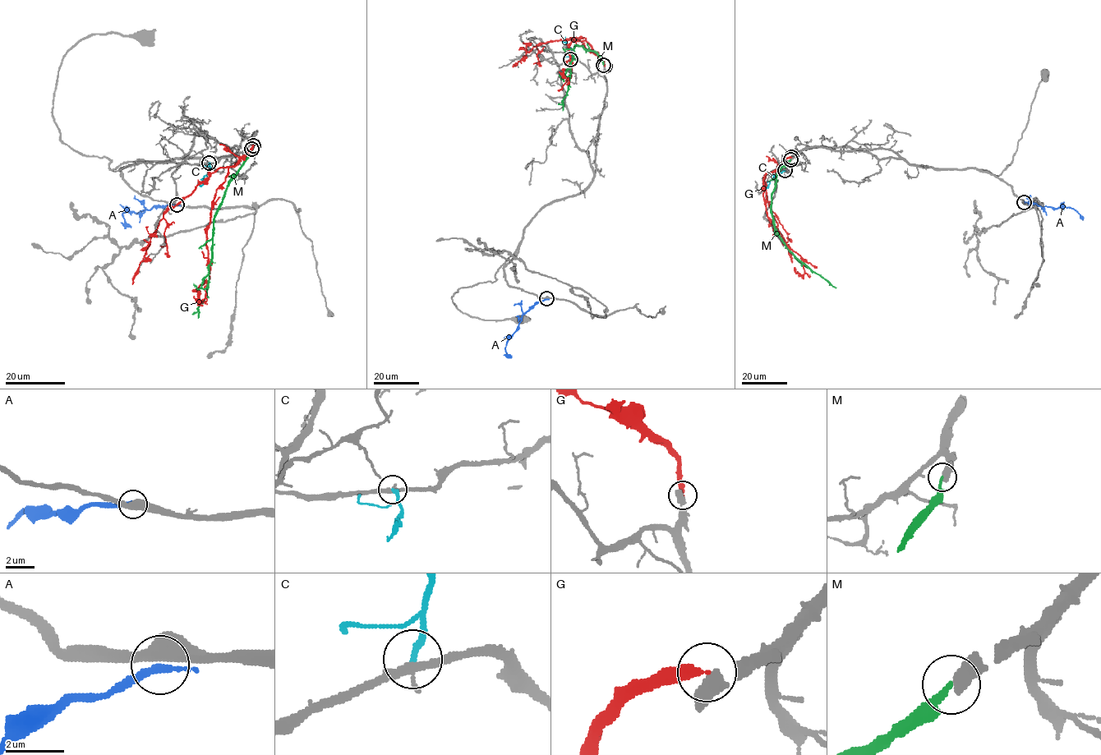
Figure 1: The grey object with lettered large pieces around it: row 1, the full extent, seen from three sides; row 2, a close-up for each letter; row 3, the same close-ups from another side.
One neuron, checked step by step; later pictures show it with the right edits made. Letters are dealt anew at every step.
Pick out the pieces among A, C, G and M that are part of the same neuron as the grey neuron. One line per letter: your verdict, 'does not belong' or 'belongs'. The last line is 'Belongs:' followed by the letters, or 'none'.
A: does not belong
C: does not belong
G: does not belong
M: belongs
Belongs: M

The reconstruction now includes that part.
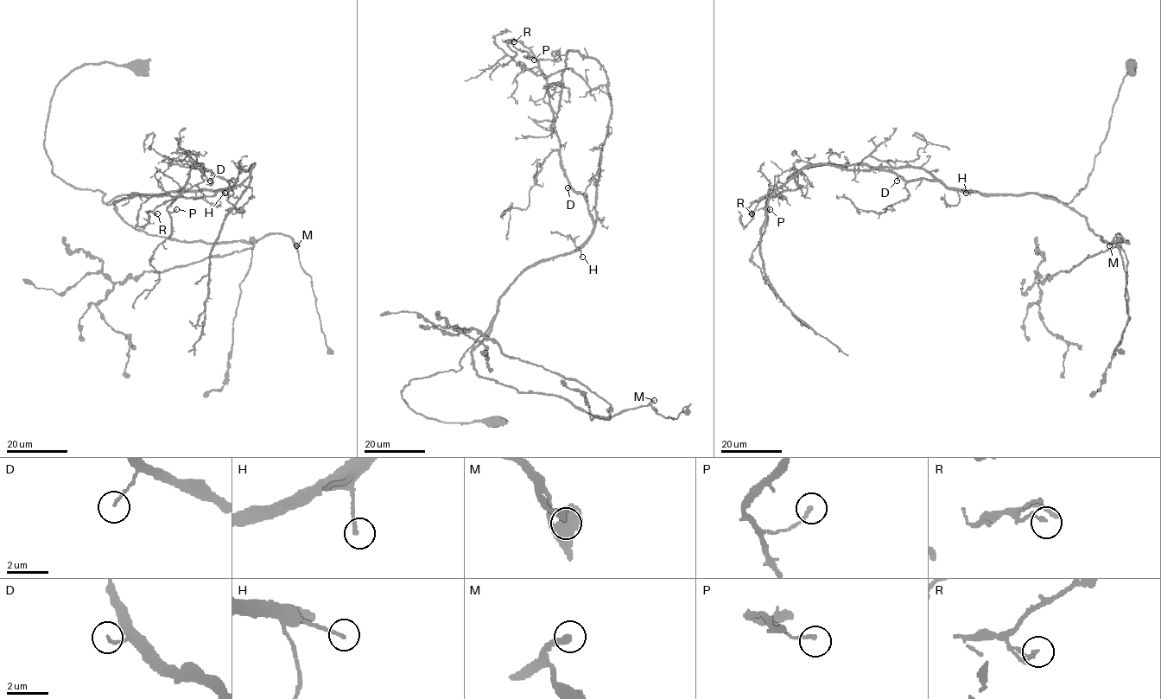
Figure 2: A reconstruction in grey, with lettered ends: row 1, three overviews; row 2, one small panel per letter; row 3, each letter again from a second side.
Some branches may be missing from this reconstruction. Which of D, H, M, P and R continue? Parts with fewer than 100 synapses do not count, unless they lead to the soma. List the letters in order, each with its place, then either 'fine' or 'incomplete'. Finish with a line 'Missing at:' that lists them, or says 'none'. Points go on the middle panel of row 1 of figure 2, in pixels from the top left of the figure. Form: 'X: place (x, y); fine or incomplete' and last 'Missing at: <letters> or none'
D: place (567, 187); fine
H: place (582, 257); fine
M: place (654, 400); incomplete
P: place (534, 60); fine
R: place (514, 41); fine
Missing at: M

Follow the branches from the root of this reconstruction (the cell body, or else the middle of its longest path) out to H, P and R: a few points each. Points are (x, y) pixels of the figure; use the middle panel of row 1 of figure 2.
H: (497, 419), (428, 419), (402, 390), (413, 379), (459, 371), (523, 272), (579, 250), (582, 257)
P: (497, 419), (428, 419), (402, 390), (459, 371), (506, 288), (593, 229), (534, 60)
R: (497, 419), (428, 419), (402, 390), (459, 371), (506, 288), (593, 229), (561, 164), (547, 79), (514, 41)

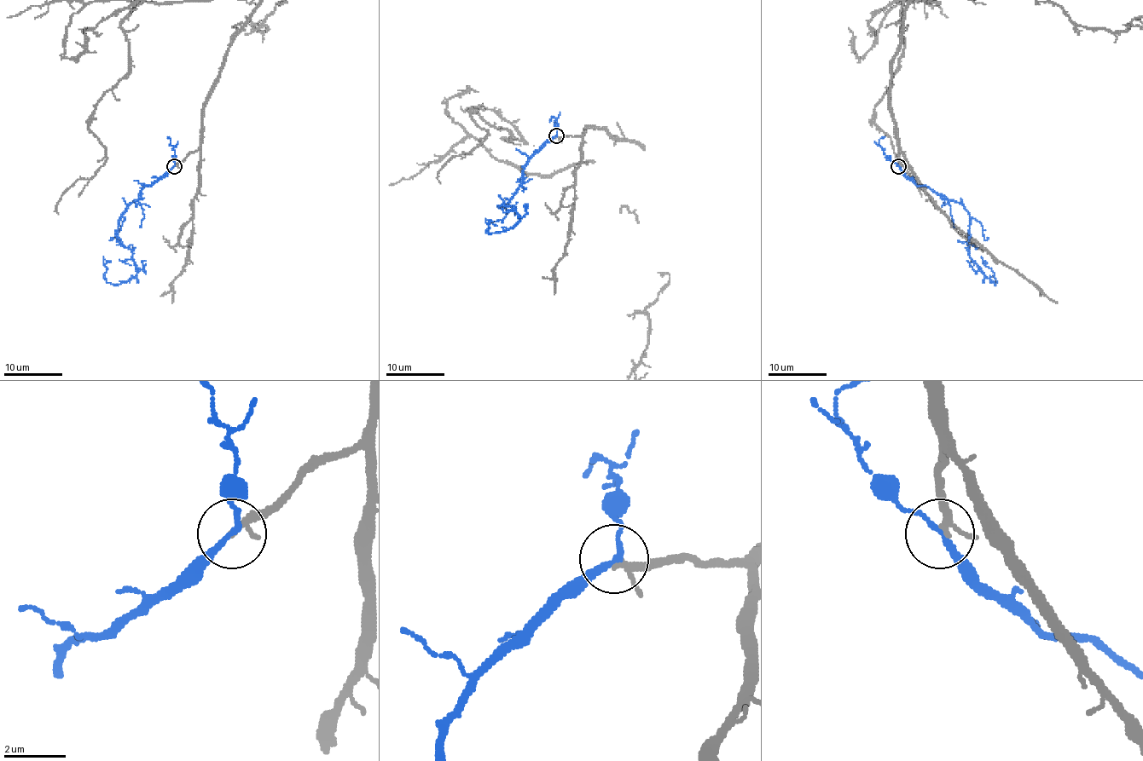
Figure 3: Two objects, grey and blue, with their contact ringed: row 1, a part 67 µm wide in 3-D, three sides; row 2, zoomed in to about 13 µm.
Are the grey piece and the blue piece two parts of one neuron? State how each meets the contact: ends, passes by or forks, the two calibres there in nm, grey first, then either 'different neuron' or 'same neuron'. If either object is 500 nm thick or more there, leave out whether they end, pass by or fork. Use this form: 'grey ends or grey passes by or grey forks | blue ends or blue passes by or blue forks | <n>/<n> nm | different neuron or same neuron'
grey passes by | blue passes by | 180/170 nm | same neuron

